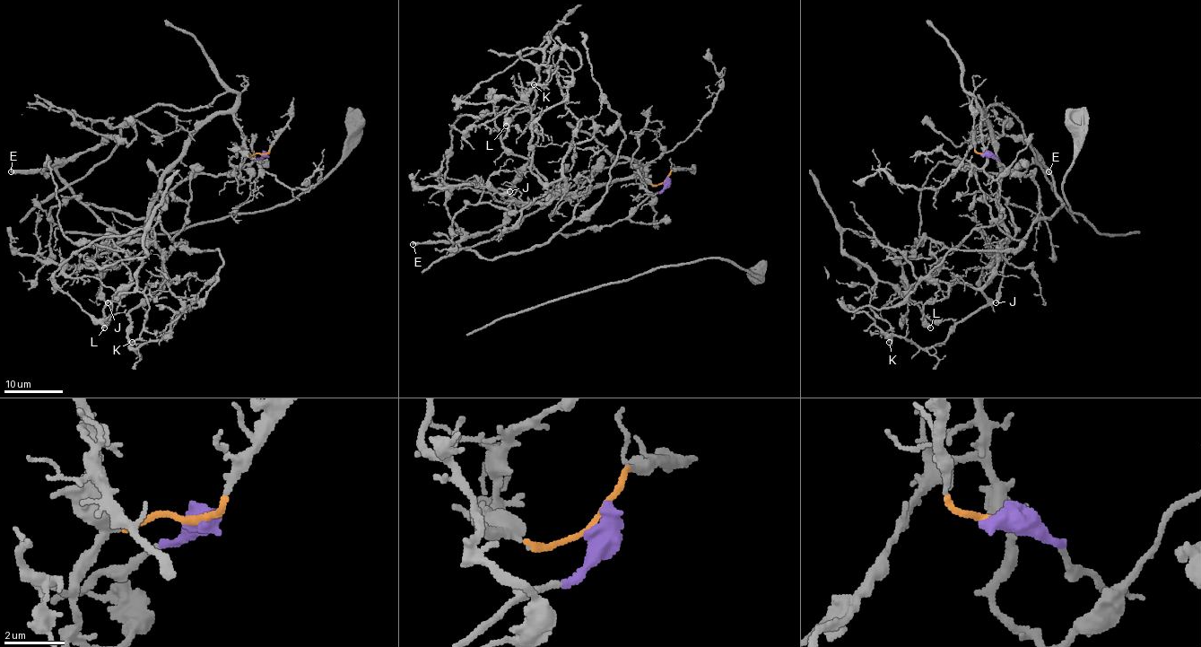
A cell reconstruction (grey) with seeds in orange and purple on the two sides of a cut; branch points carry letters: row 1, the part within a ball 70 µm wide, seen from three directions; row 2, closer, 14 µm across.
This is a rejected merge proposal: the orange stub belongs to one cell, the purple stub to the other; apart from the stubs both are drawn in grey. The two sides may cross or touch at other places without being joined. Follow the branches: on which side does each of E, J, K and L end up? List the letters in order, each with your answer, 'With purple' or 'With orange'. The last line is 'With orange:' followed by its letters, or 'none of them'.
E: With purple
J: With orange
K: With orange
L: With orange
With orange: J, K, L

